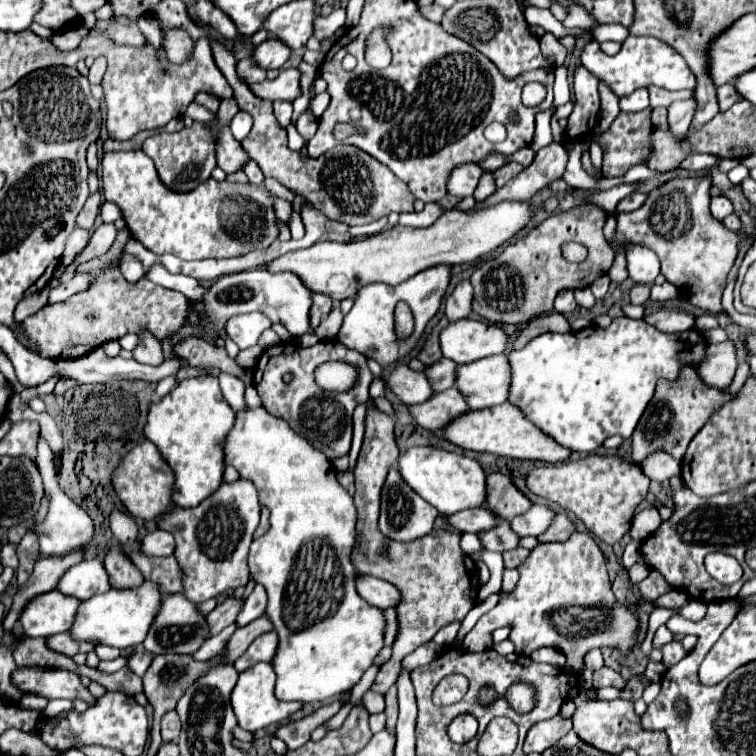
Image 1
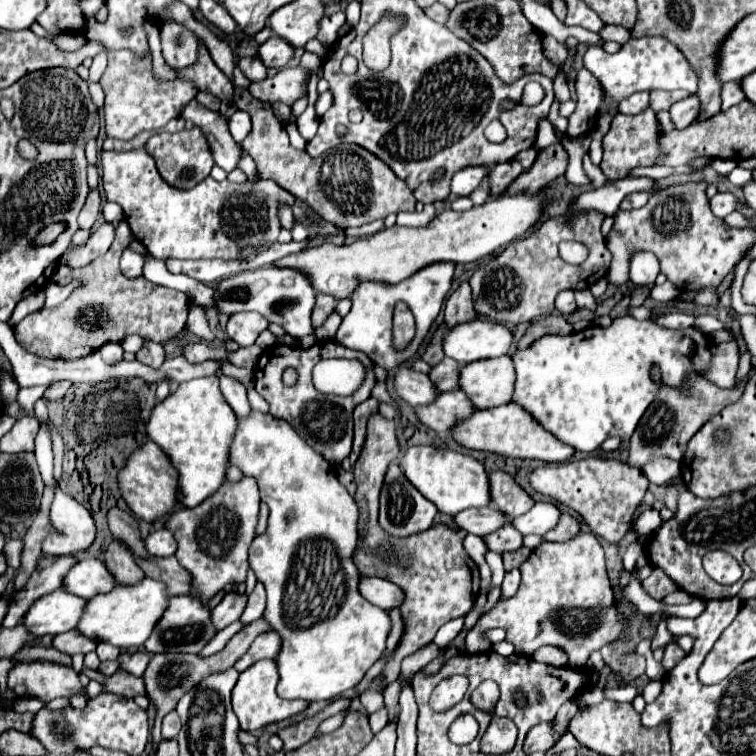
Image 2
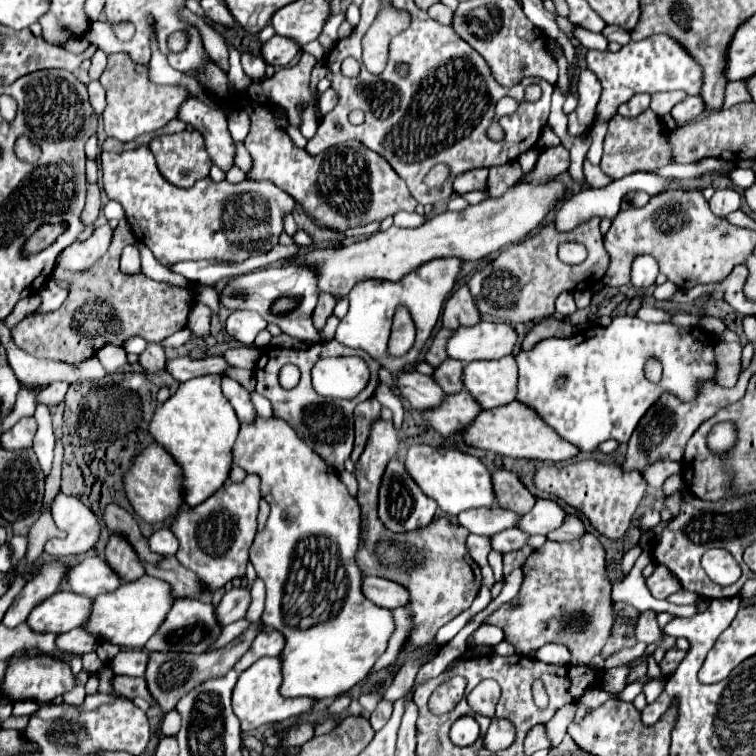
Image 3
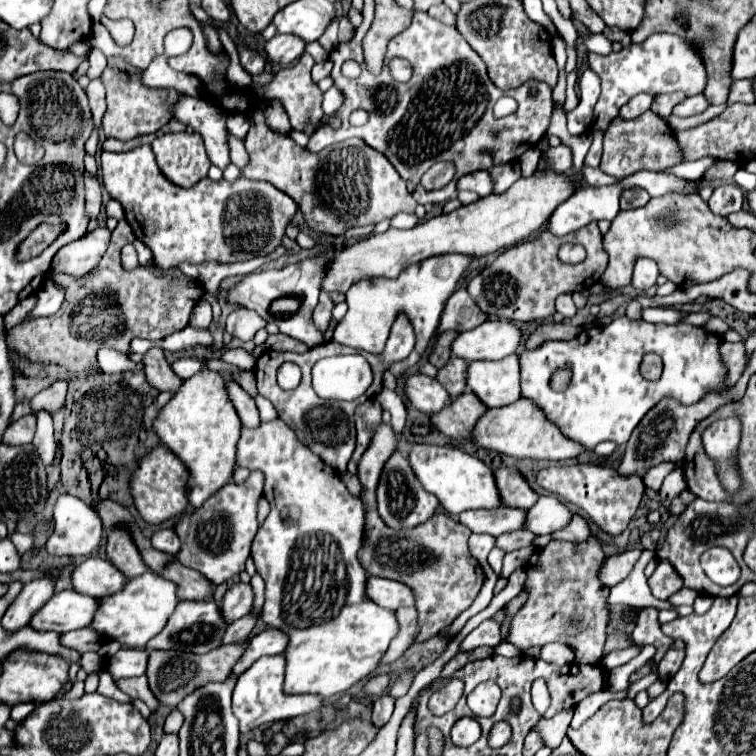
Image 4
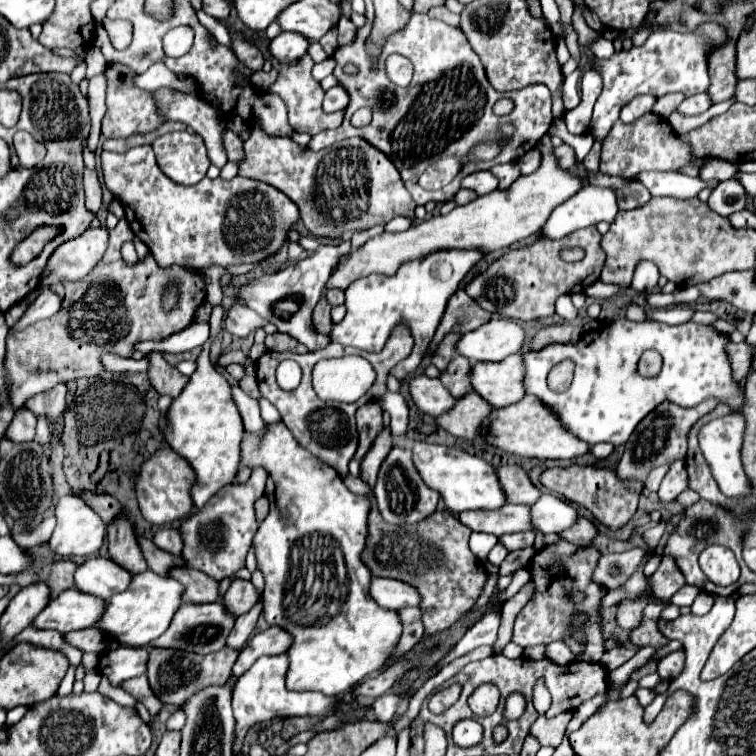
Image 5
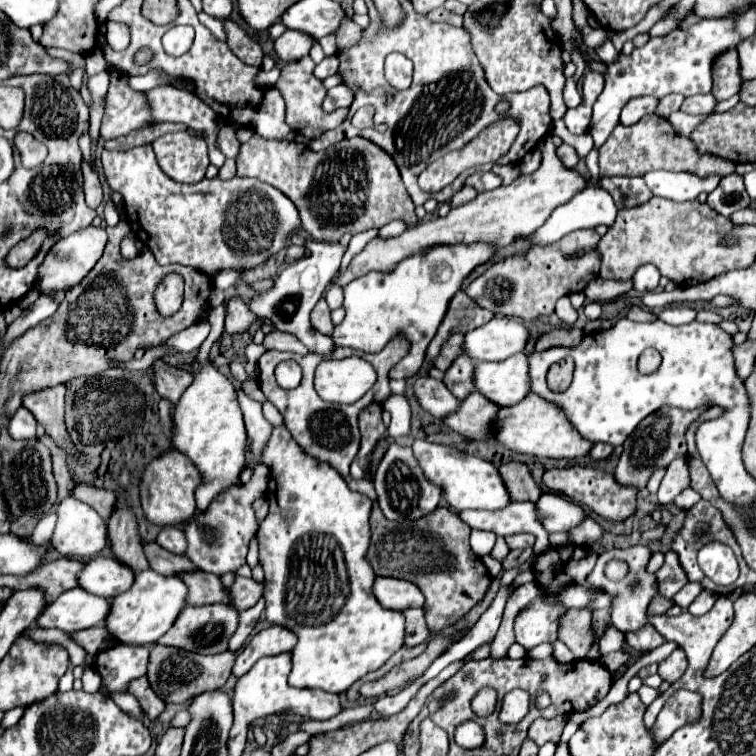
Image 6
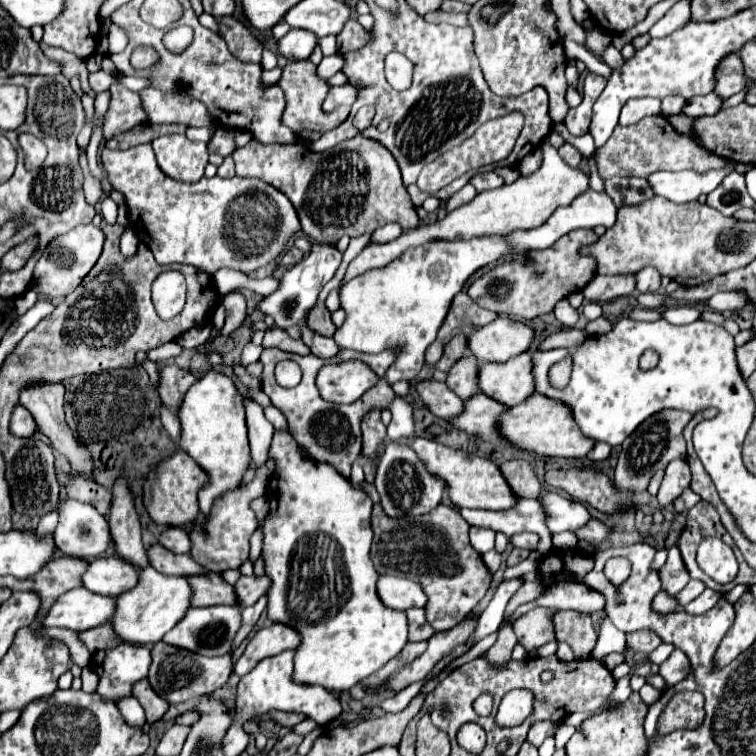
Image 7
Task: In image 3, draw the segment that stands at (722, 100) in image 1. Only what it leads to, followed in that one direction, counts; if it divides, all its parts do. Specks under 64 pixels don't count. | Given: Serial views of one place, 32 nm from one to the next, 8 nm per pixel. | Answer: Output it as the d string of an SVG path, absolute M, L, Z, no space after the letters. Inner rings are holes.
M728 82L726 84L726 96L724 96L724 108L730 108L738 102L750 102L750 94L746 92L746 82Z

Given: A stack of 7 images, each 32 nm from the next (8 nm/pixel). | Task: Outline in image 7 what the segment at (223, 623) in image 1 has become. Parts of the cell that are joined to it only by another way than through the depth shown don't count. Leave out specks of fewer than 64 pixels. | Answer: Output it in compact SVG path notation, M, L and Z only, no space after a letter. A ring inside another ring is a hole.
M240 576L238 582L234 584L234 594L236 594L238 606L240 608L246 608L246 606L256 604L256 600L266 594L268 586L270 586L268 576L262 576L262 578L256 578L256 576Z

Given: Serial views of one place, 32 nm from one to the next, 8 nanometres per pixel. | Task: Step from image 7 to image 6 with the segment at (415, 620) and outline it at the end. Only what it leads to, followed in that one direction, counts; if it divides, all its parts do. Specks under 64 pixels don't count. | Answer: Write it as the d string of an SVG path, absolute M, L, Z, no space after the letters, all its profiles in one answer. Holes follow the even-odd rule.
M406 608L402 610L406 618L406 634L404 634L404 646L416 646L426 642L432 632L428 630L424 622L424 610L422 608Z

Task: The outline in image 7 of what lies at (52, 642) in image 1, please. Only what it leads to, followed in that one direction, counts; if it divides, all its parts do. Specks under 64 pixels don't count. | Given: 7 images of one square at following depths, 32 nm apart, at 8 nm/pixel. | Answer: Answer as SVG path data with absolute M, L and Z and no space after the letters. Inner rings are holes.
M110 624L104 626L96 626L84 632L78 632L78 638L84 642L84 646L94 654L98 650L108 650L108 648L116 648L118 644L122 644L122 640L118 640L118 636L114 636L114 630L110 628Z

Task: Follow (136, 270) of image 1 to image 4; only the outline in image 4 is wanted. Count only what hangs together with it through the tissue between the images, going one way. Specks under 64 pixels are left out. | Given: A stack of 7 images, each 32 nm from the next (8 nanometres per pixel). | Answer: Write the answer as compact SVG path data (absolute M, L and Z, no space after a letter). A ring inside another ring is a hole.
M126 244L124 248L122 248L122 268L124 270L134 270L134 268L138 268L140 264L138 264L138 254L136 254L136 248L134 248L134 244Z

